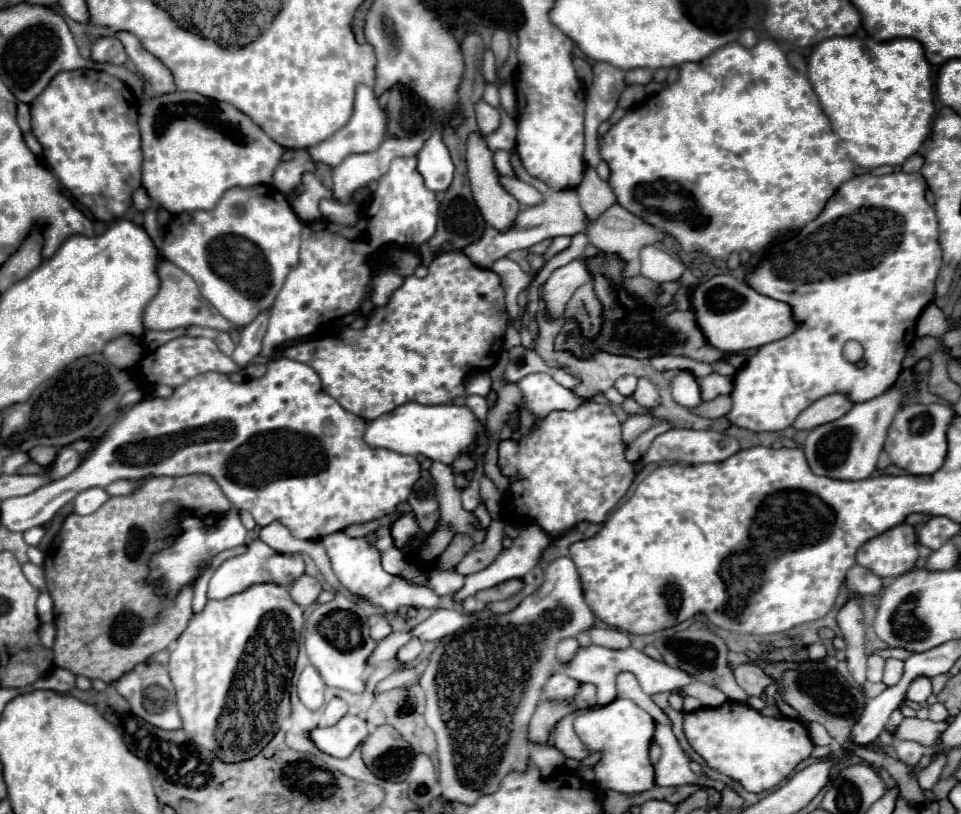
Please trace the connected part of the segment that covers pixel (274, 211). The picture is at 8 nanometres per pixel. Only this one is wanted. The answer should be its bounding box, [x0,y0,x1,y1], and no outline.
[163,185,303,327]

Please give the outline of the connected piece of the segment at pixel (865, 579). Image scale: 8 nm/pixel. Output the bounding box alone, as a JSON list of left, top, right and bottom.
[847,565,883,595]

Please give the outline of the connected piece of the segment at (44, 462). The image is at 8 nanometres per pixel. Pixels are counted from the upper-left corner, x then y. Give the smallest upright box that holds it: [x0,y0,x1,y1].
[29,445,57,467]

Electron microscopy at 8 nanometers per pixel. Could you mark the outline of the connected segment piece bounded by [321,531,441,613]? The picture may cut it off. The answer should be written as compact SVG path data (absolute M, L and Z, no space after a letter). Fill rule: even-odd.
M339 531L323 537L321 541L331 557L333 573L337 575L341 585L347 587L351 593L363 597L373 607L379 607L385 613L397 613L401 607L439 607L441 597L429 585L417 585L401 575L387 573L381 565L381 551L371 545L365 537L347 537L343 531Z

